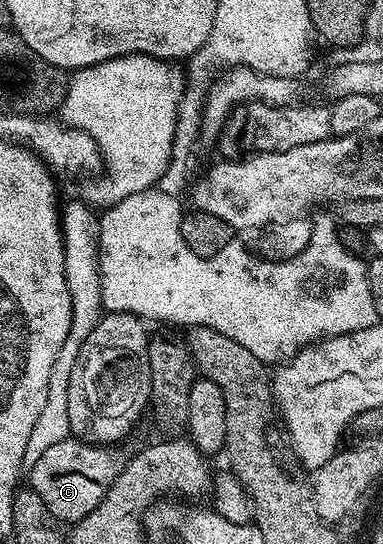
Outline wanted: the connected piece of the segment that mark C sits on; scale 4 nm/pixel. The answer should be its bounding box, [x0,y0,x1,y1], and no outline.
[29,439,133,523]

